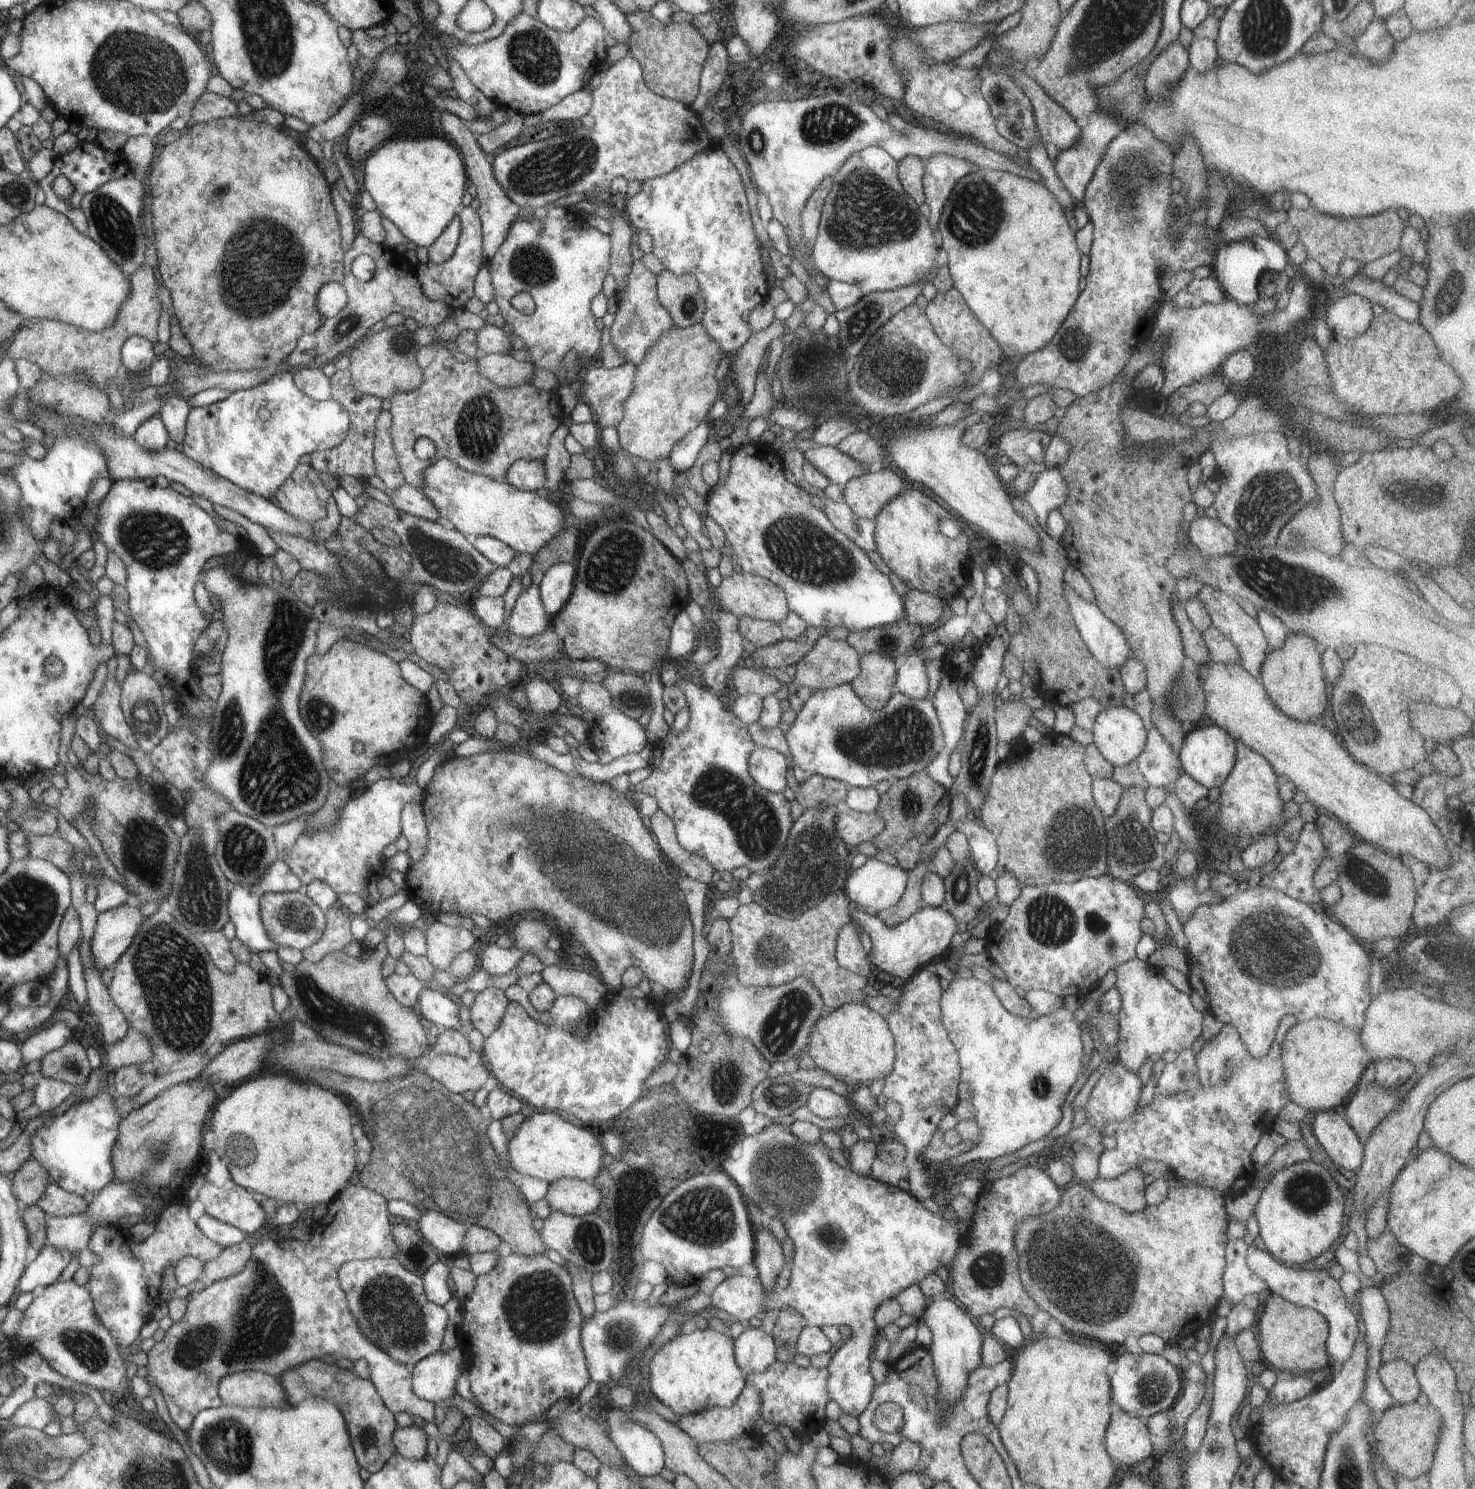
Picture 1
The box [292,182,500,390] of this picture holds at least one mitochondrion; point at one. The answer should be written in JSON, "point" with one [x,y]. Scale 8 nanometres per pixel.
{"point":[348,324]}

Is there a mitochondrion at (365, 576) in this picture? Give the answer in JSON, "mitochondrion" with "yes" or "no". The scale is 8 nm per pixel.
{"mitochondrion":"no"}

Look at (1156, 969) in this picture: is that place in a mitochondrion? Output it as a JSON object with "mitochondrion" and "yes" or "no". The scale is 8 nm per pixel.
{"mitochondrion":"no"}

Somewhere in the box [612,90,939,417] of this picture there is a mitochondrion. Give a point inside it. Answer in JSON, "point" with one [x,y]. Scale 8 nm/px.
{"point":[866,211]}

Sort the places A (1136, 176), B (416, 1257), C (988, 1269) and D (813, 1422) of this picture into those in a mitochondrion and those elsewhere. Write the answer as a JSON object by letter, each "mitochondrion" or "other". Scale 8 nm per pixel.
{"A":"mitochondrion","B":"mitochondrion","C":"mitochondrion","D":"other"}

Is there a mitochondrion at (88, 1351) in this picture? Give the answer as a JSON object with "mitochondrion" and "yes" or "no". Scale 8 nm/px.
{"mitochondrion":"yes"}

